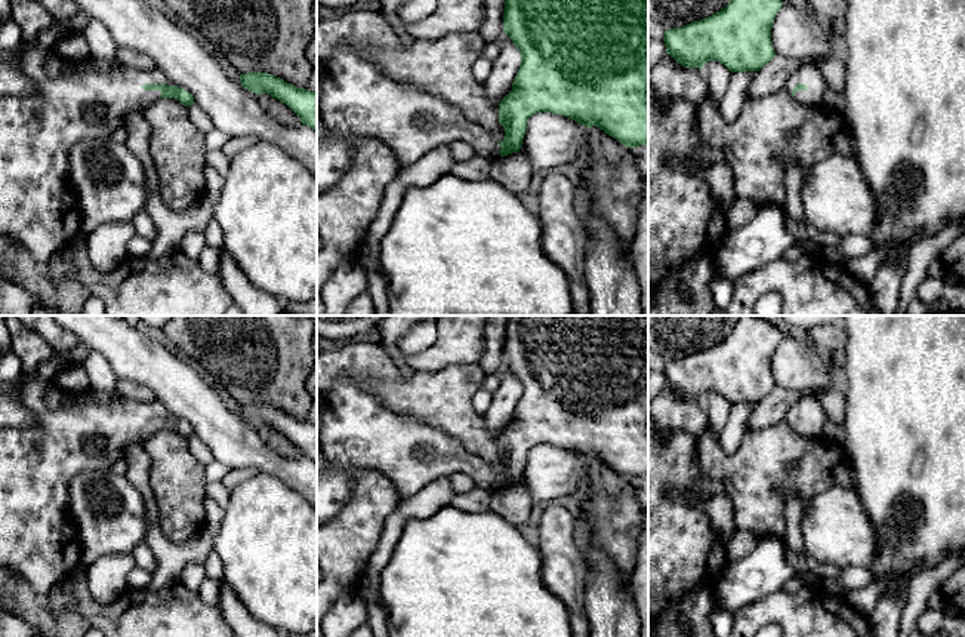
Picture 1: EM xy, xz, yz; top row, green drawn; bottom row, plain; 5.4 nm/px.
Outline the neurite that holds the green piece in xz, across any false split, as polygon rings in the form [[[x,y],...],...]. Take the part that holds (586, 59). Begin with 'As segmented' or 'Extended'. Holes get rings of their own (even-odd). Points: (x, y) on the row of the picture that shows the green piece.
Extended. [[[506,0],[503,31],[521,52],[521,65],[512,90],[499,104],[499,123],[505,127],[505,139],[499,142],[481,124],[469,121],[457,107],[389,77],[349,44],[337,46],[326,61],[317,59],[317,117],[327,130],[317,144],[317,193],[329,190],[349,167],[354,138],[379,139],[394,153],[400,167],[454,142],[466,142],[475,156],[494,161],[521,150],[528,119],[543,111],[589,129],[596,126],[629,148],[648,144],[648,0]]]

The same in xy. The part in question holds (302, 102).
As segmented. [[[268,73],[240,74],[240,83],[252,93],[268,93],[286,104],[302,121],[317,132],[317,93],[296,87]]]

